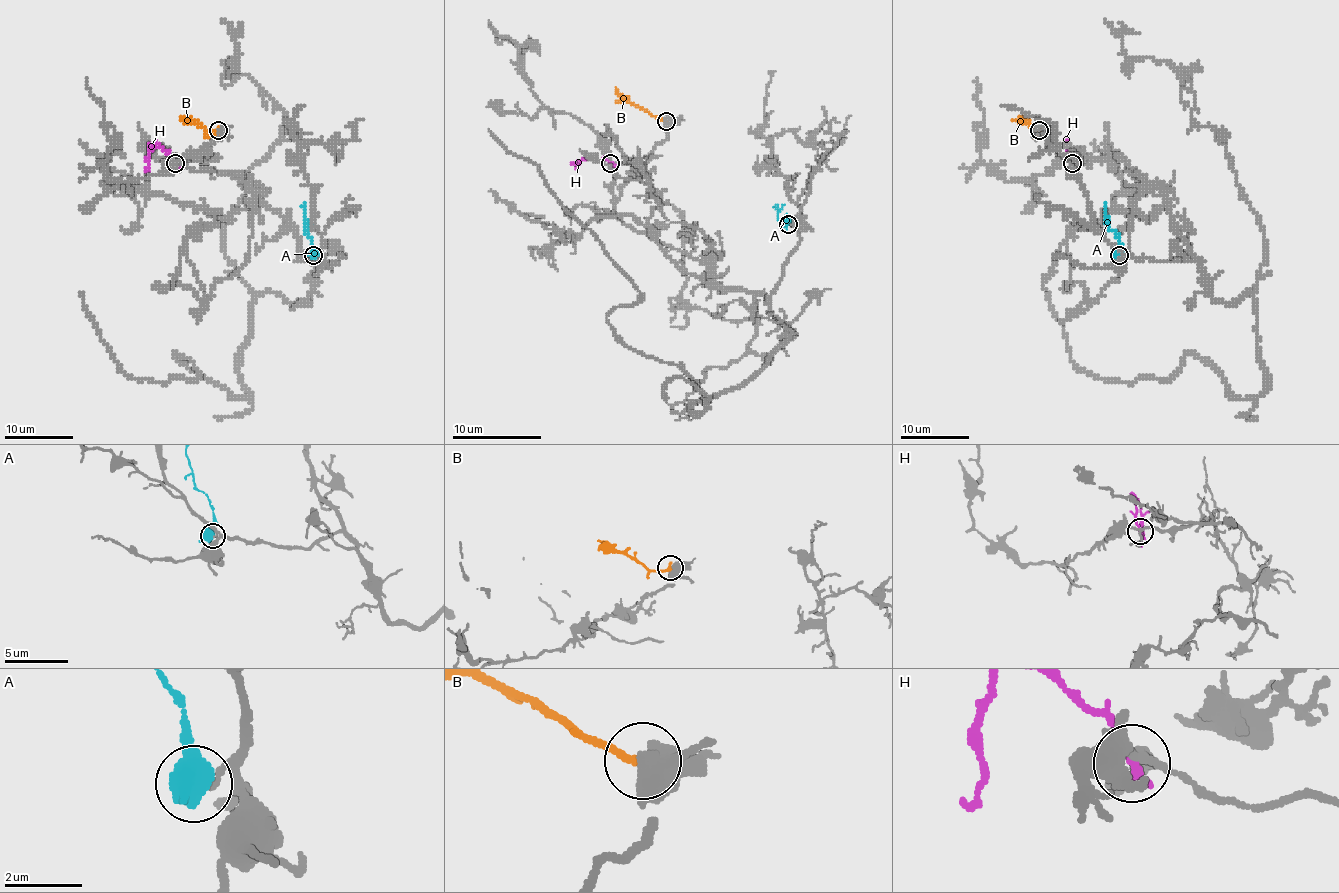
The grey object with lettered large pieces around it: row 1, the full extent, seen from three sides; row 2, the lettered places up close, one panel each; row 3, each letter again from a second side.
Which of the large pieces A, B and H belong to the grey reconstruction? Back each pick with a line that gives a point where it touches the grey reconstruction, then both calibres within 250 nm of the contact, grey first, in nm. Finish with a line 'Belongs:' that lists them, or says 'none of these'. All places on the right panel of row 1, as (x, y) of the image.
B: (1039, 130) | 480/280 nm
Belongs: B

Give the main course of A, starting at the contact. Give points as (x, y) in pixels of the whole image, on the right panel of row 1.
A: (1120, 255), (1120, 238), (1109, 227), (1104, 201)

